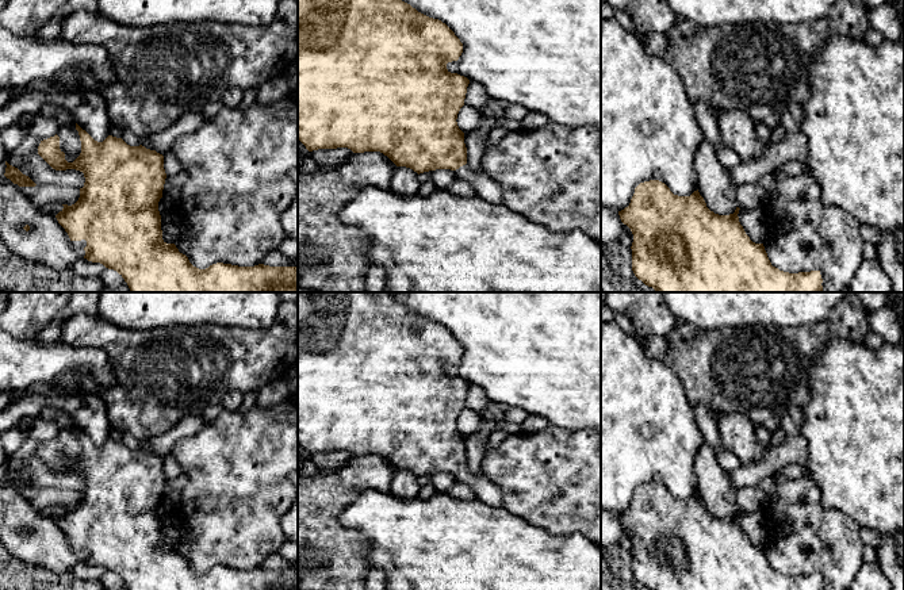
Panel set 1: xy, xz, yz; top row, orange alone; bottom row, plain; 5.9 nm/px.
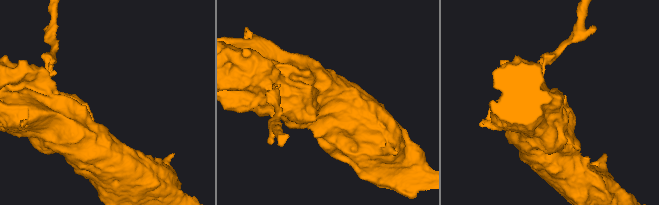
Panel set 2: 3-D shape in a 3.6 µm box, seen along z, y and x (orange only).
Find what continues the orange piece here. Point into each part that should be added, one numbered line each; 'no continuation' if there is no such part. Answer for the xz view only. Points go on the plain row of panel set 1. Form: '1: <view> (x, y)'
1: xz (486, 491)

